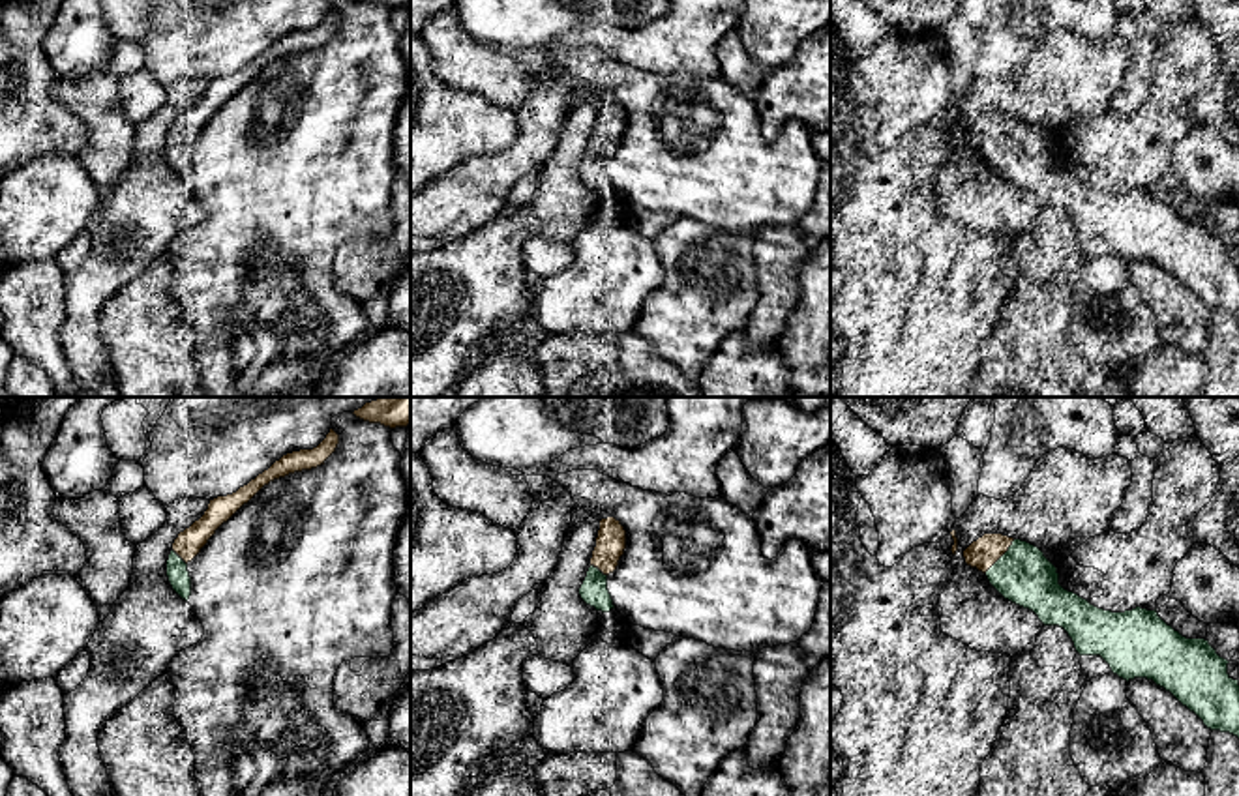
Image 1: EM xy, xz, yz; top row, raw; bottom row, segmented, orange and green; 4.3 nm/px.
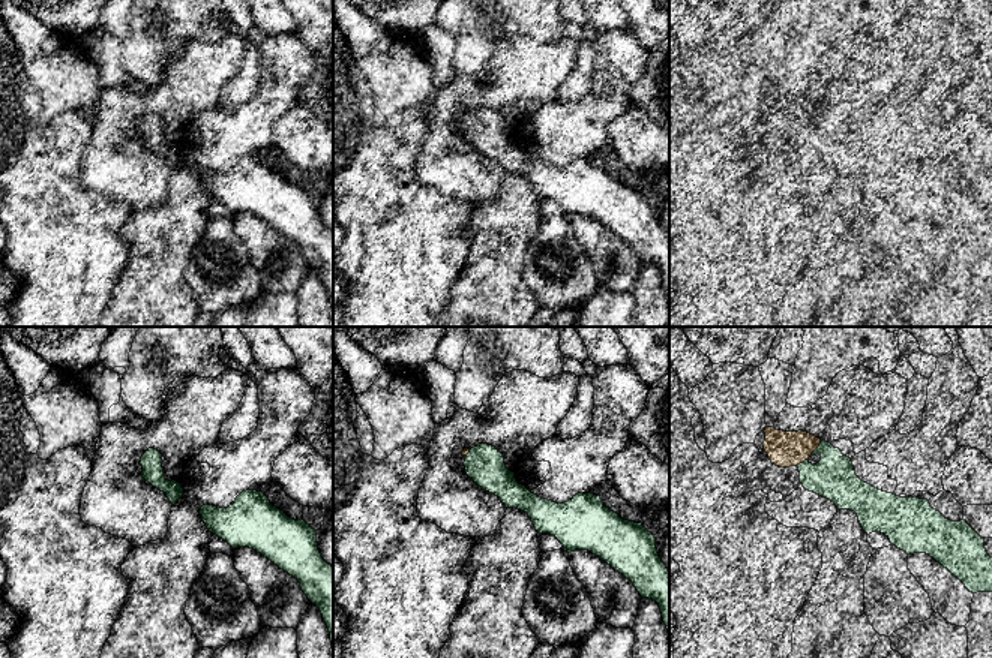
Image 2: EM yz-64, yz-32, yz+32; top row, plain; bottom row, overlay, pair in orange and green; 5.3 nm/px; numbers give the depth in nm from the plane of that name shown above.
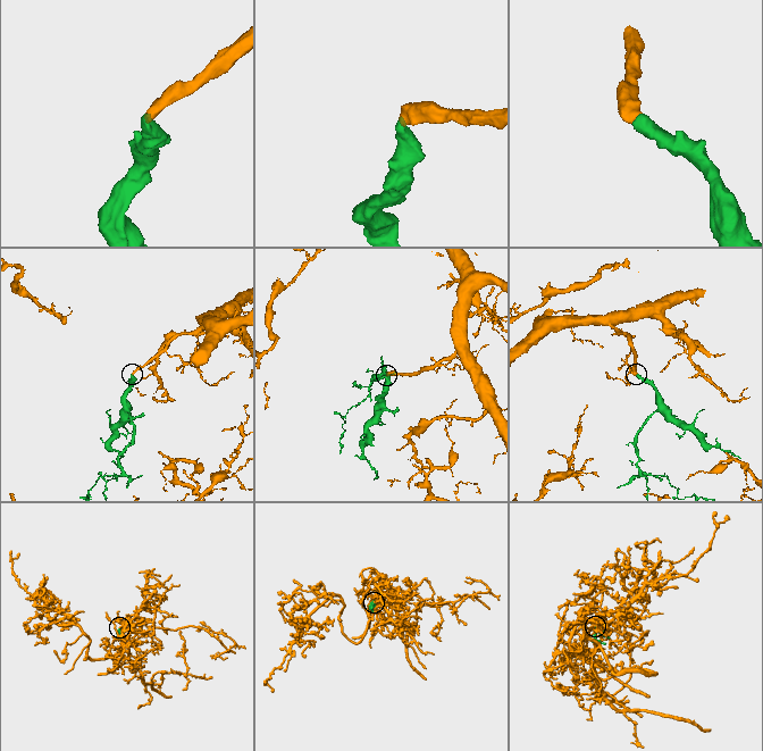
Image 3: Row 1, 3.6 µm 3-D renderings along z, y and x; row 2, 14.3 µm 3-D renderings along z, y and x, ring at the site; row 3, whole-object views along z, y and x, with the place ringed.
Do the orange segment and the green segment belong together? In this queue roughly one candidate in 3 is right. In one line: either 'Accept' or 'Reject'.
Accept

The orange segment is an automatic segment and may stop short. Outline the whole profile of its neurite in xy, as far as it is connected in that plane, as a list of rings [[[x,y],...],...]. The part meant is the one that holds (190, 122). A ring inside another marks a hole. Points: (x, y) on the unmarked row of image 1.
[[[330,9],[317,28],[287,34],[236,73],[210,81],[204,96],[180,112],[172,124],[172,131],[167,140],[167,157],[172,170],[187,182],[191,176],[187,144],[201,133],[216,111],[270,62],[324,45],[324,41],[336,32],[337,24],[339,15]]]

